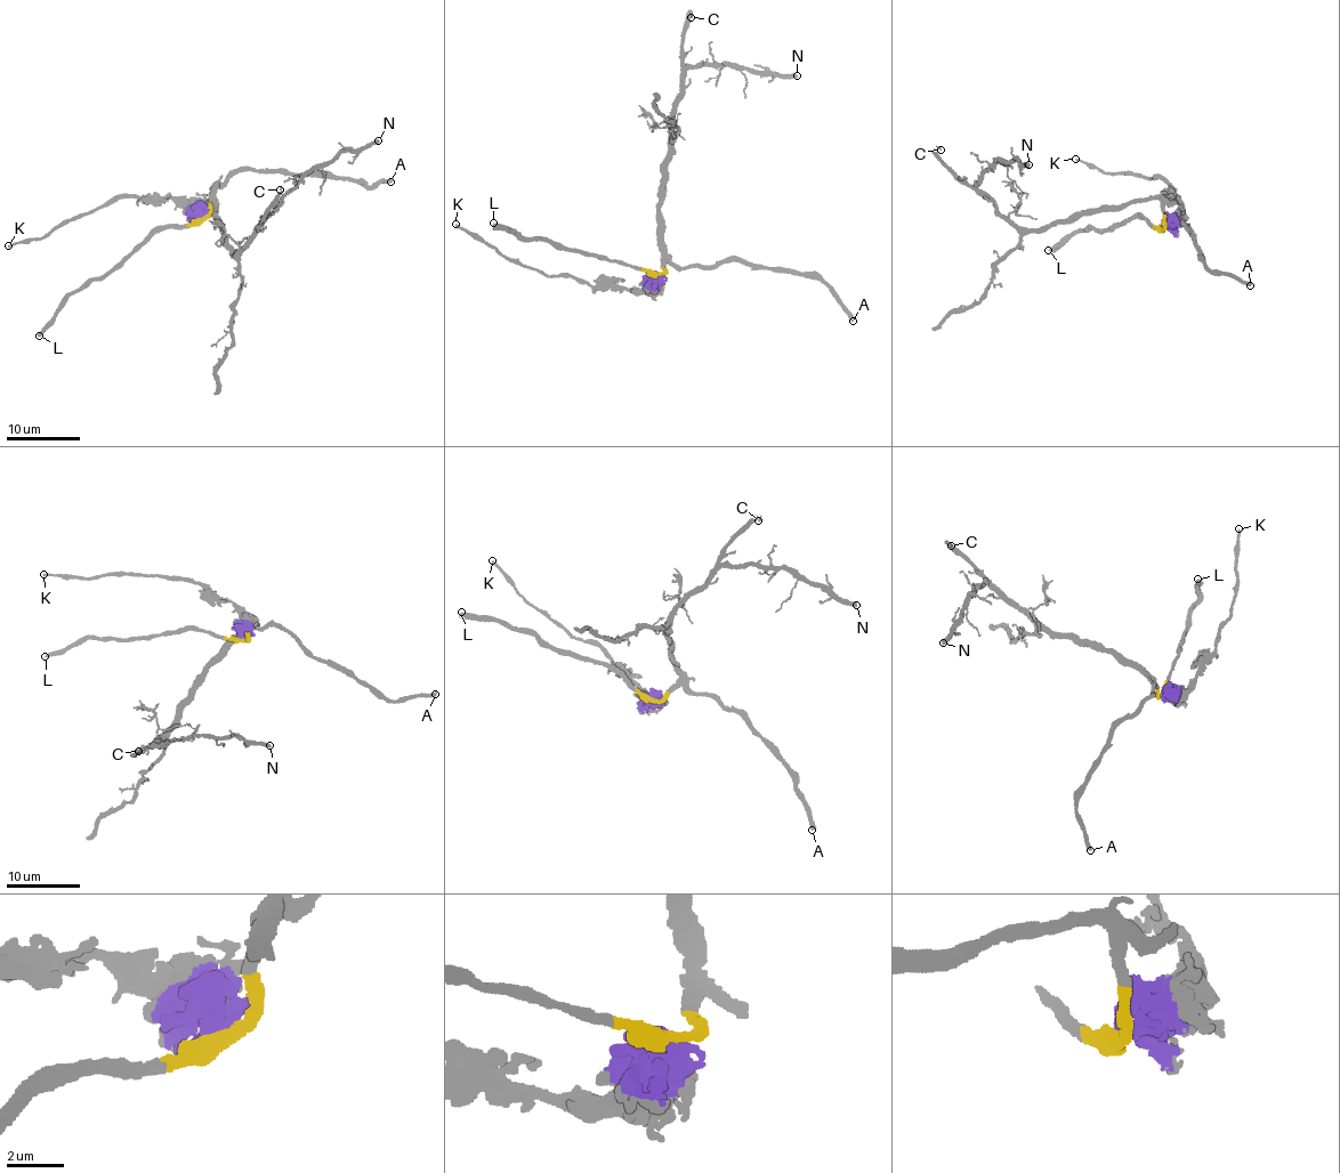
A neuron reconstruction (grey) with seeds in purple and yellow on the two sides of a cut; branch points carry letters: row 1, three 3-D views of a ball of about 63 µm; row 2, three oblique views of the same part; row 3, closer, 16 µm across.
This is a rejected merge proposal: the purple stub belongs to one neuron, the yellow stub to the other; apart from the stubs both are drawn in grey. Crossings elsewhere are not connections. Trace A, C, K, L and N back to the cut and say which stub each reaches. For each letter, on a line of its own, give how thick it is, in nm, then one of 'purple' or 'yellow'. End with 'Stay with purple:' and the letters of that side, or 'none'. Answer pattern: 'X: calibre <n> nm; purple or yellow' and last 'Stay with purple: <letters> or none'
A: calibre 440 nm; yellow
C: calibre 160 nm; yellow
K: calibre 240 nm; purple
L: calibre 400 nm; yellow
N: calibre 420 nm; yellow
Stay with purple: K

